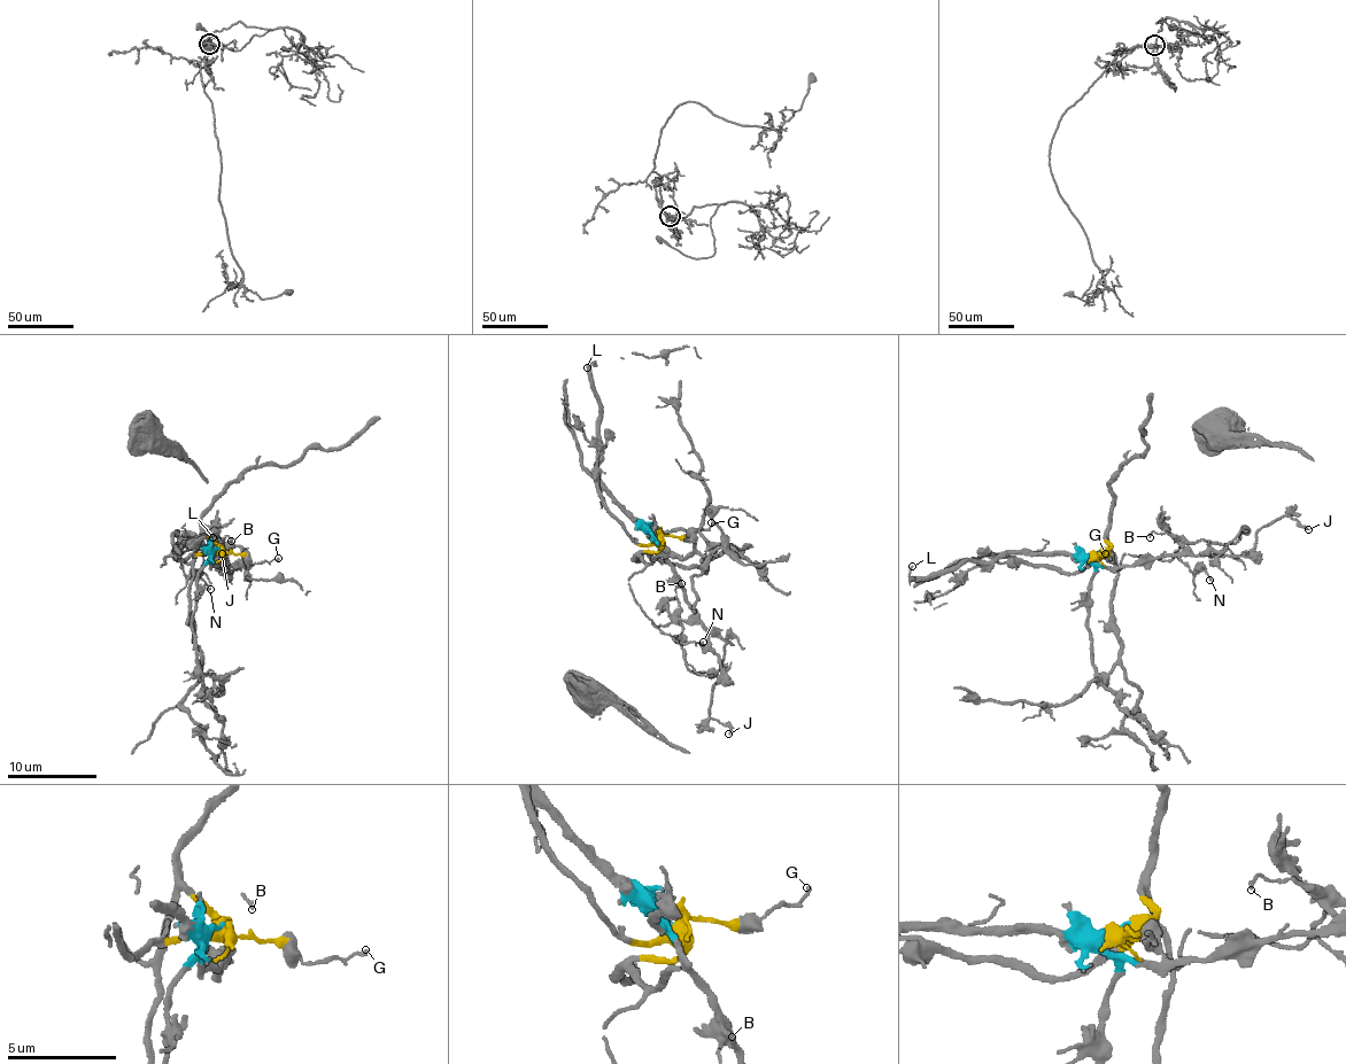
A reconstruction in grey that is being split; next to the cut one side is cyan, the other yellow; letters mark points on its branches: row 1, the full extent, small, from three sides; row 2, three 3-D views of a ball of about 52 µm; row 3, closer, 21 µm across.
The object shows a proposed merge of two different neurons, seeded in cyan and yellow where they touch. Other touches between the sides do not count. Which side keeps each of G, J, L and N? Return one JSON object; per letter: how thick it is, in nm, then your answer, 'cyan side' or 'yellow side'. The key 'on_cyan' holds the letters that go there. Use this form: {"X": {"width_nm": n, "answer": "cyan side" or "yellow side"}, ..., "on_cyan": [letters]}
{"G": {"width_nm": 130, "answer": "yellow side"}, "J": {"width_nm": 170, "answer": "cyan side"}, "L": {"width_nm": 130, "answer": "cyan side"}, "N": {"width_nm": 120, "answer": "yellow side"}, "on_cyan": ["J", "L"]}

